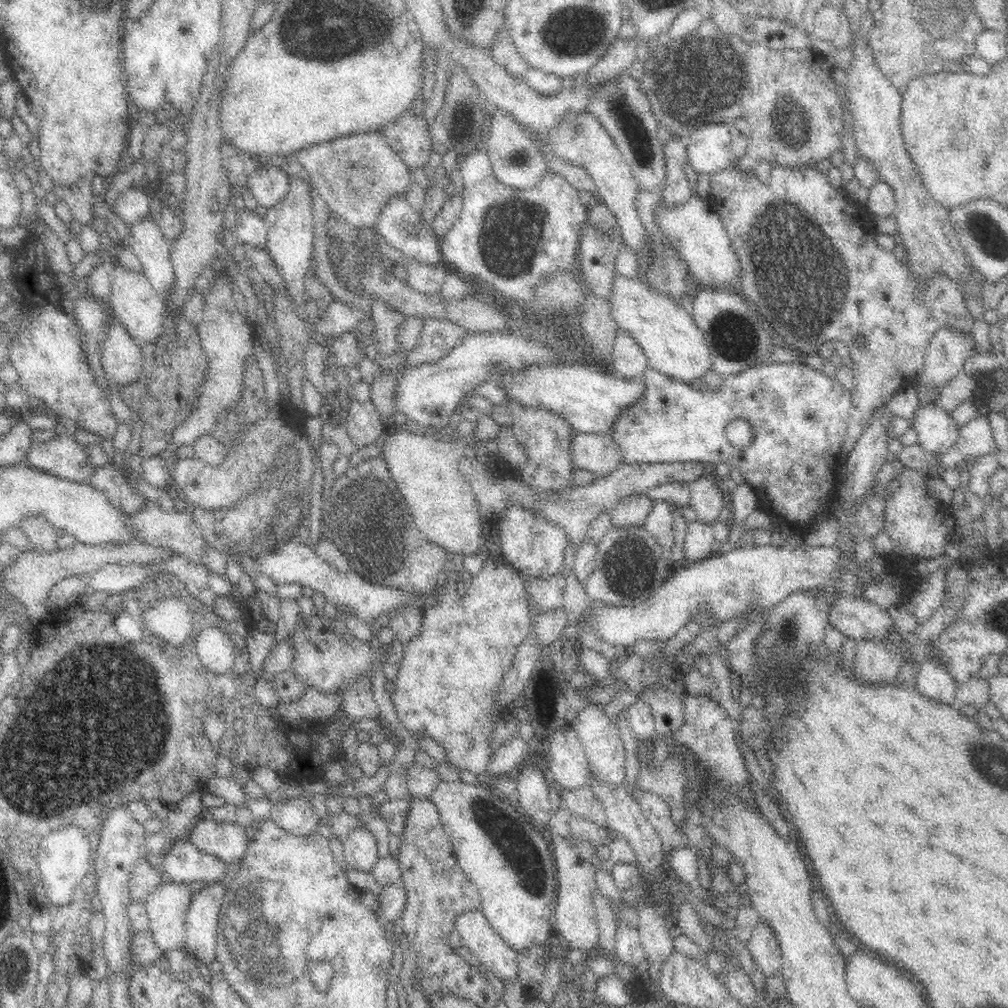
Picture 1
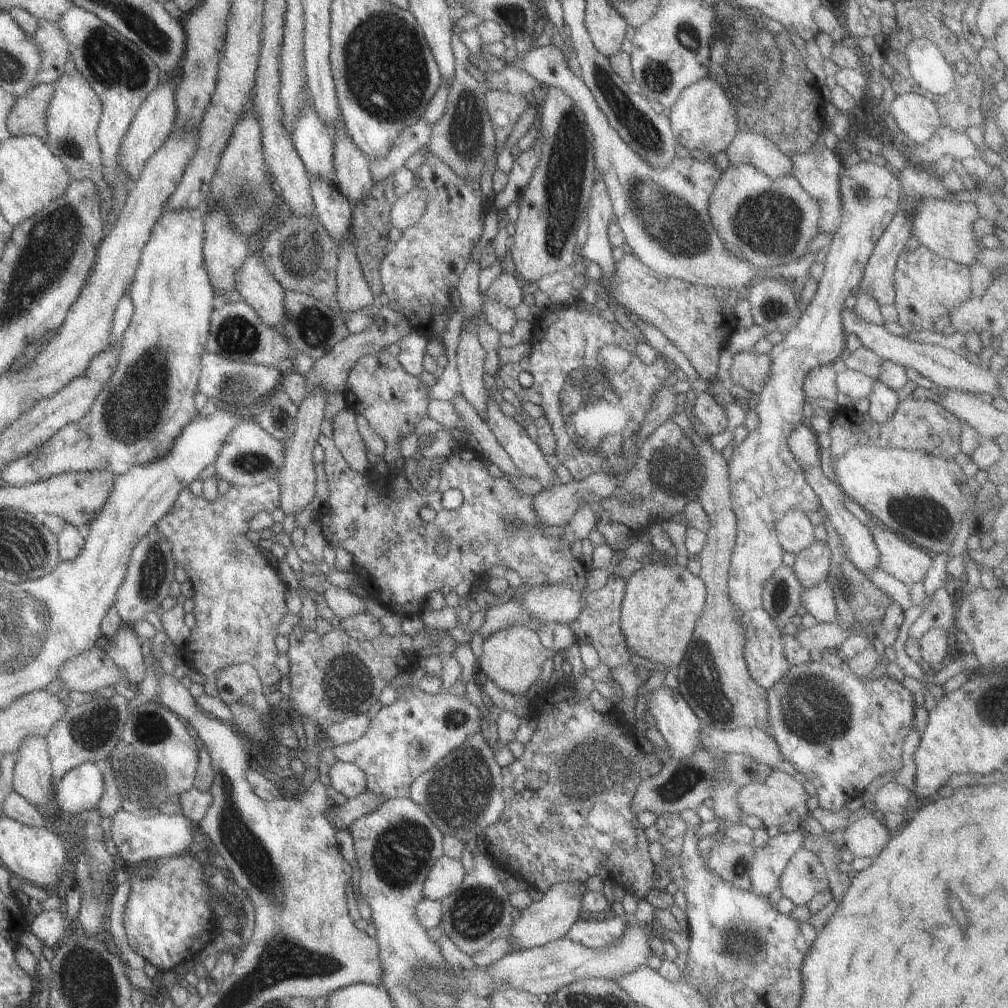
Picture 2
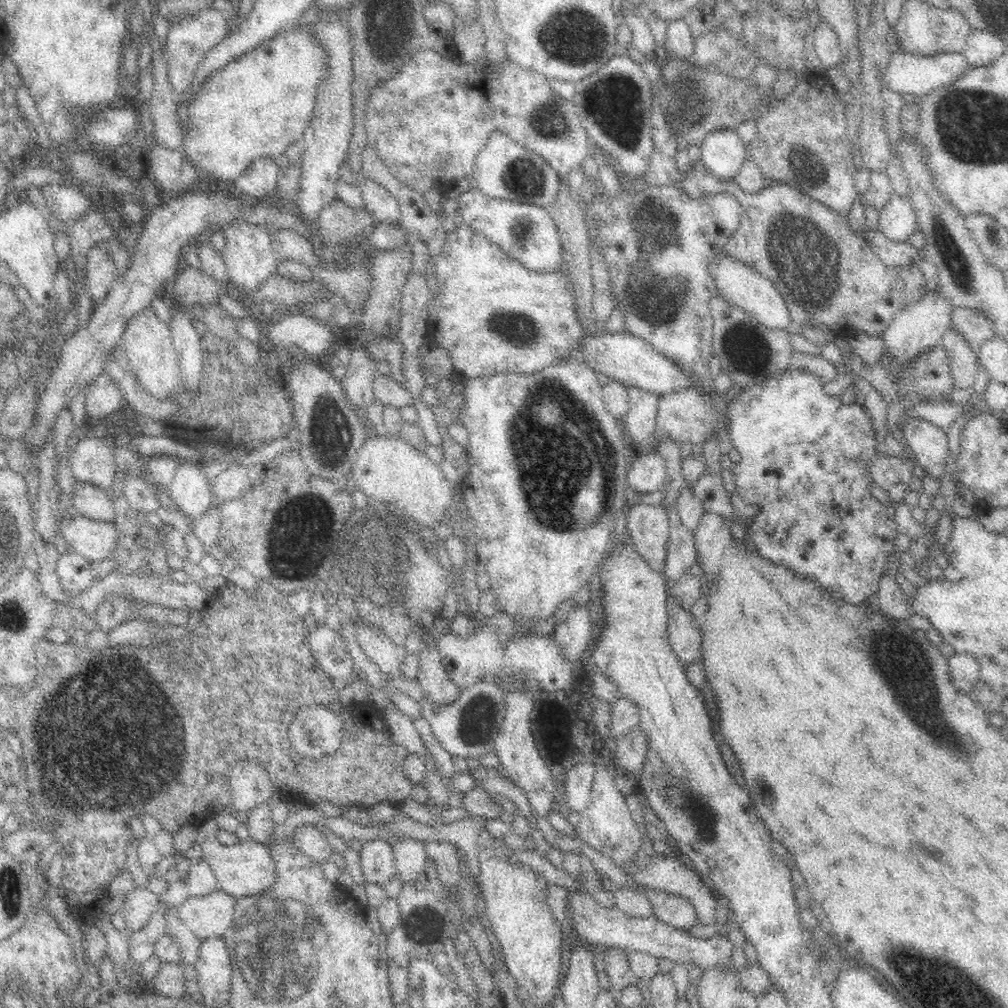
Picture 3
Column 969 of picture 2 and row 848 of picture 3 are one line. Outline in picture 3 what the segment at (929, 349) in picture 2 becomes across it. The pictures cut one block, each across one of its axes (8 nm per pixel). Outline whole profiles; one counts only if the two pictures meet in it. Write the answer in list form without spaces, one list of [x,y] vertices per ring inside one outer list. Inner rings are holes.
[[[384,840],[364,842],[360,854],[360,865],[364,872],[365,884],[384,887],[396,877],[393,848]]]

